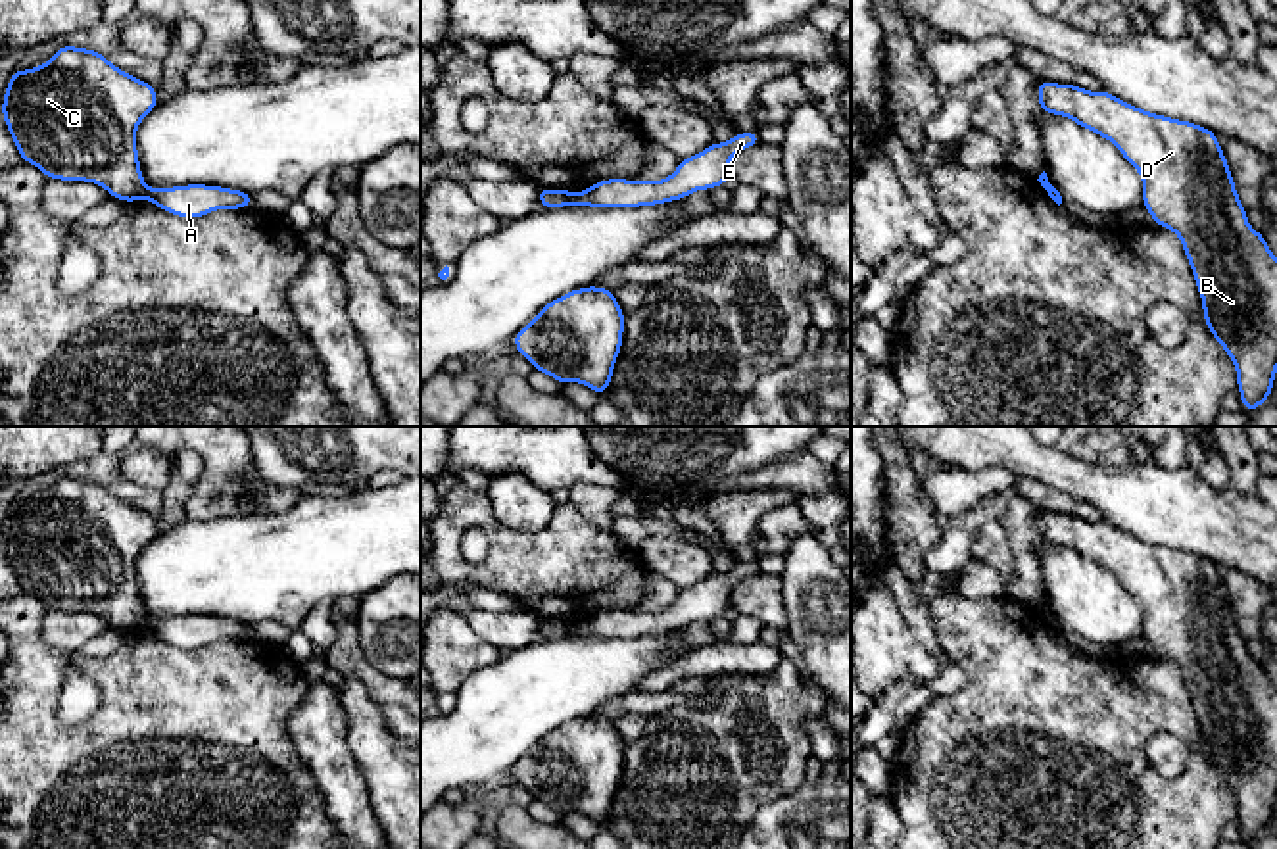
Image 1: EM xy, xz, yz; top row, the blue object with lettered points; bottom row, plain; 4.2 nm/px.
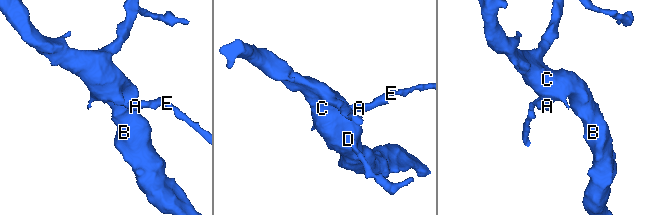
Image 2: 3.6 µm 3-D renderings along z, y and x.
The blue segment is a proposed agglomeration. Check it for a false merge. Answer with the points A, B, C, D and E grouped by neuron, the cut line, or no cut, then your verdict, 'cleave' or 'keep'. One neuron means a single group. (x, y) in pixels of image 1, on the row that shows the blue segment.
A E / B C D; cut in xy along (148, 189), (143, 196); cleave

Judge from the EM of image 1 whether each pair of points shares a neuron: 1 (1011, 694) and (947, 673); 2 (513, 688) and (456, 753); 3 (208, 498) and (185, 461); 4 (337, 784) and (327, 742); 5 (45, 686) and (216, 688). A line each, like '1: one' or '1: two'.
1: two
2: one
3: two
4: one
5: one

